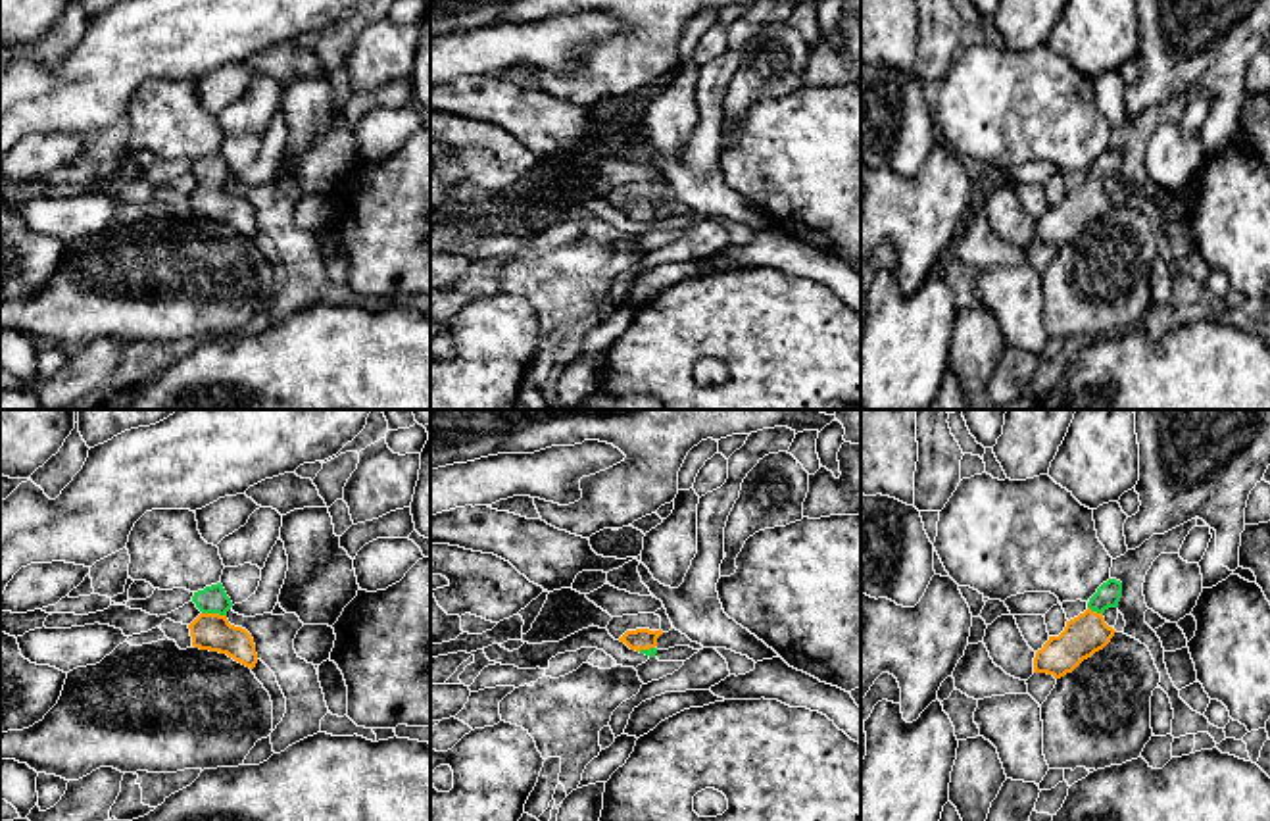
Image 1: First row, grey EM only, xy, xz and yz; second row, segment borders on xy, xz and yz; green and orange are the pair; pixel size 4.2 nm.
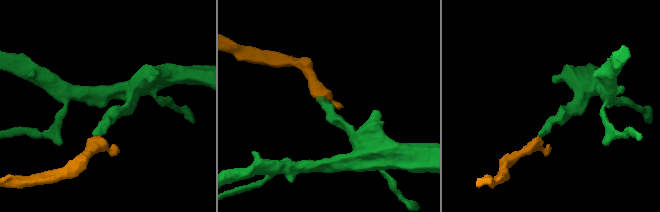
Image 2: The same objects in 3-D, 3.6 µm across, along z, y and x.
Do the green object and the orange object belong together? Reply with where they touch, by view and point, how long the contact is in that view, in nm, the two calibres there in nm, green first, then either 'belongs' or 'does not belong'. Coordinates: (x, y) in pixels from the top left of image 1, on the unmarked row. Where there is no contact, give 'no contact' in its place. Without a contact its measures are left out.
contact xy (214, 181); length 110 nm; calibres 120 and 160 nm; belongs

